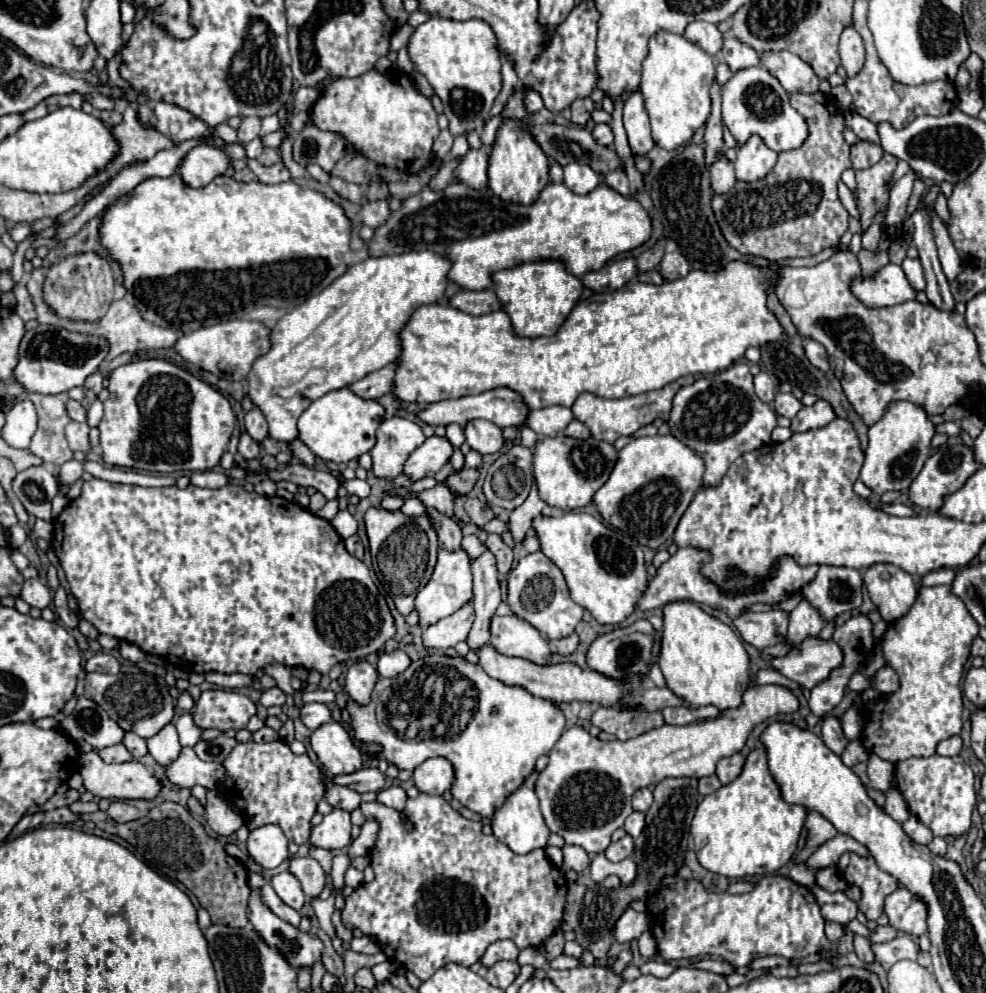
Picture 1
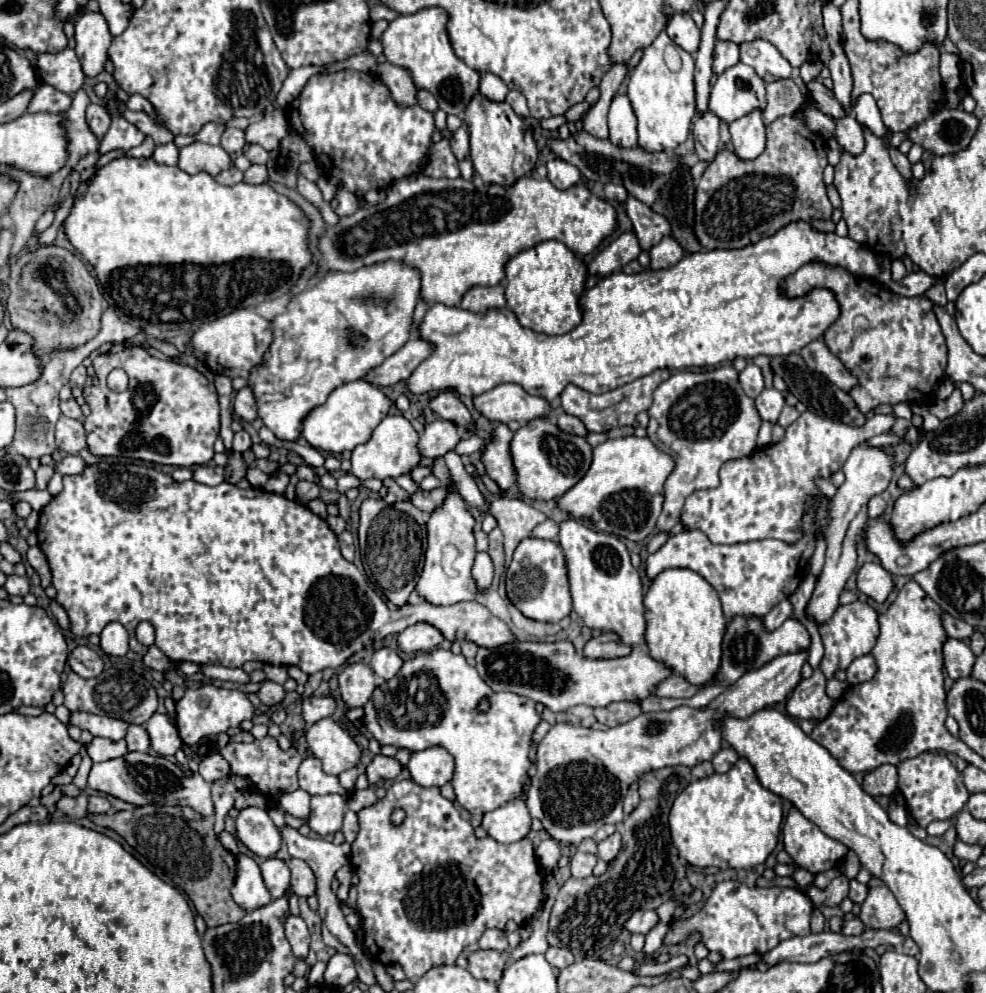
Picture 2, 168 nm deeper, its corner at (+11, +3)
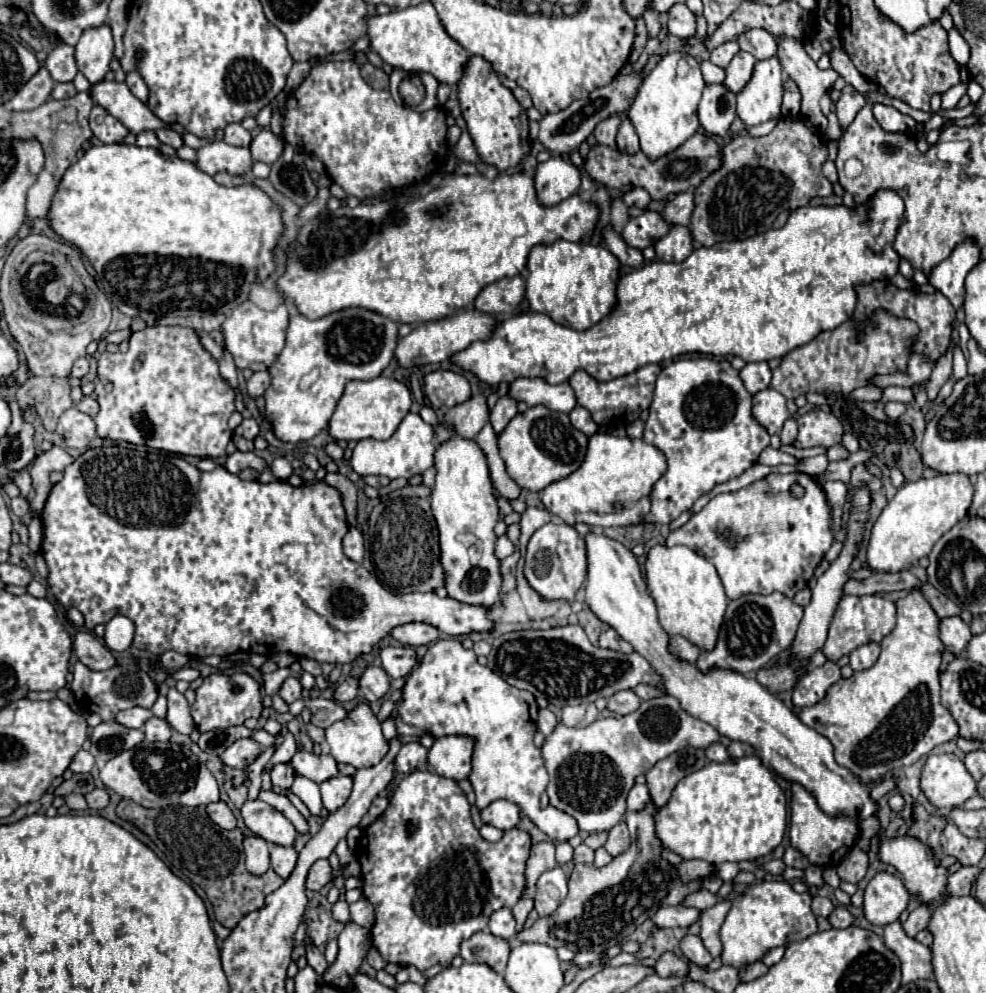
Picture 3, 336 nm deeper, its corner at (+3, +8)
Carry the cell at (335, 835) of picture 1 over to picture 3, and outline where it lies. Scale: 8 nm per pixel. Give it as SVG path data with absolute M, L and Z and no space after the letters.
M338 775L334 779L328 779L326 783L320 783L320 791L322 791L324 807L330 813L334 813L348 801L348 797L352 793L352 777Z

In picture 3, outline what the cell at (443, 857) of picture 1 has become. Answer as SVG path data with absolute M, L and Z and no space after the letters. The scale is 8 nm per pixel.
M414 771L414 773L406 775L400 781L398 789L394 791L388 809L368 829L364 829L364 835L360 837L360 843L358 843L358 849L356 849L356 857L358 857L358 863L362 867L362 893L376 909L376 923L372 927L372 945L378 949L382 959L386 959L386 963L414 965L420 971L424 971L428 967L434 967L434 965L450 967L452 959L460 953L462 941L470 939L478 931L484 931L488 927L488 919L490 919L490 915L494 911L498 911L502 907L510 907L512 909L516 905L516 901L520 901L524 897L524 889L526 889L526 861L530 857L530 849L532 849L532 839L530 839L530 835L526 831L520 831L520 829L506 831L504 837L500 841L496 841L496 843L484 841L480 837L478 829L472 823L470 805L468 805L462 789L458 787L458 783L454 779L446 779L446 777L434 775L432 771Z

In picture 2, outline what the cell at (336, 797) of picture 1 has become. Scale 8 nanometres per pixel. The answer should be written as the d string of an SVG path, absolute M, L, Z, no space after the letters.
M314 756L302 760L298 768L298 784L308 794L344 794L346 790L340 786L338 776L330 776L322 770L322 762Z

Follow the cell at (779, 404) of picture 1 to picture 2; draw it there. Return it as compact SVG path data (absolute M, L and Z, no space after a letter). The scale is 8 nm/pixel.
M766 388L760 392L760 396L754 400L756 404L756 410L758 410L758 416L770 424L776 424L780 412L782 412L782 406L784 406L784 396L776 390L776 388Z

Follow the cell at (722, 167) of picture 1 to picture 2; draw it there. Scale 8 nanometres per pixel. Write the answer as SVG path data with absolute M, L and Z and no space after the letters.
M706 110L702 114L696 116L694 124L692 124L692 134L694 134L694 142L696 142L696 154L700 160L712 162L718 146L720 146L720 120L714 112Z

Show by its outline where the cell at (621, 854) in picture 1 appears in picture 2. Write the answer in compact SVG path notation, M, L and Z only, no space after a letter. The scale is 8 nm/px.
M614 832L612 836L608 836L606 840L602 840L598 844L598 858L602 858L604 862L610 862L616 858L620 848L622 848L622 836L620 836L620 832Z

